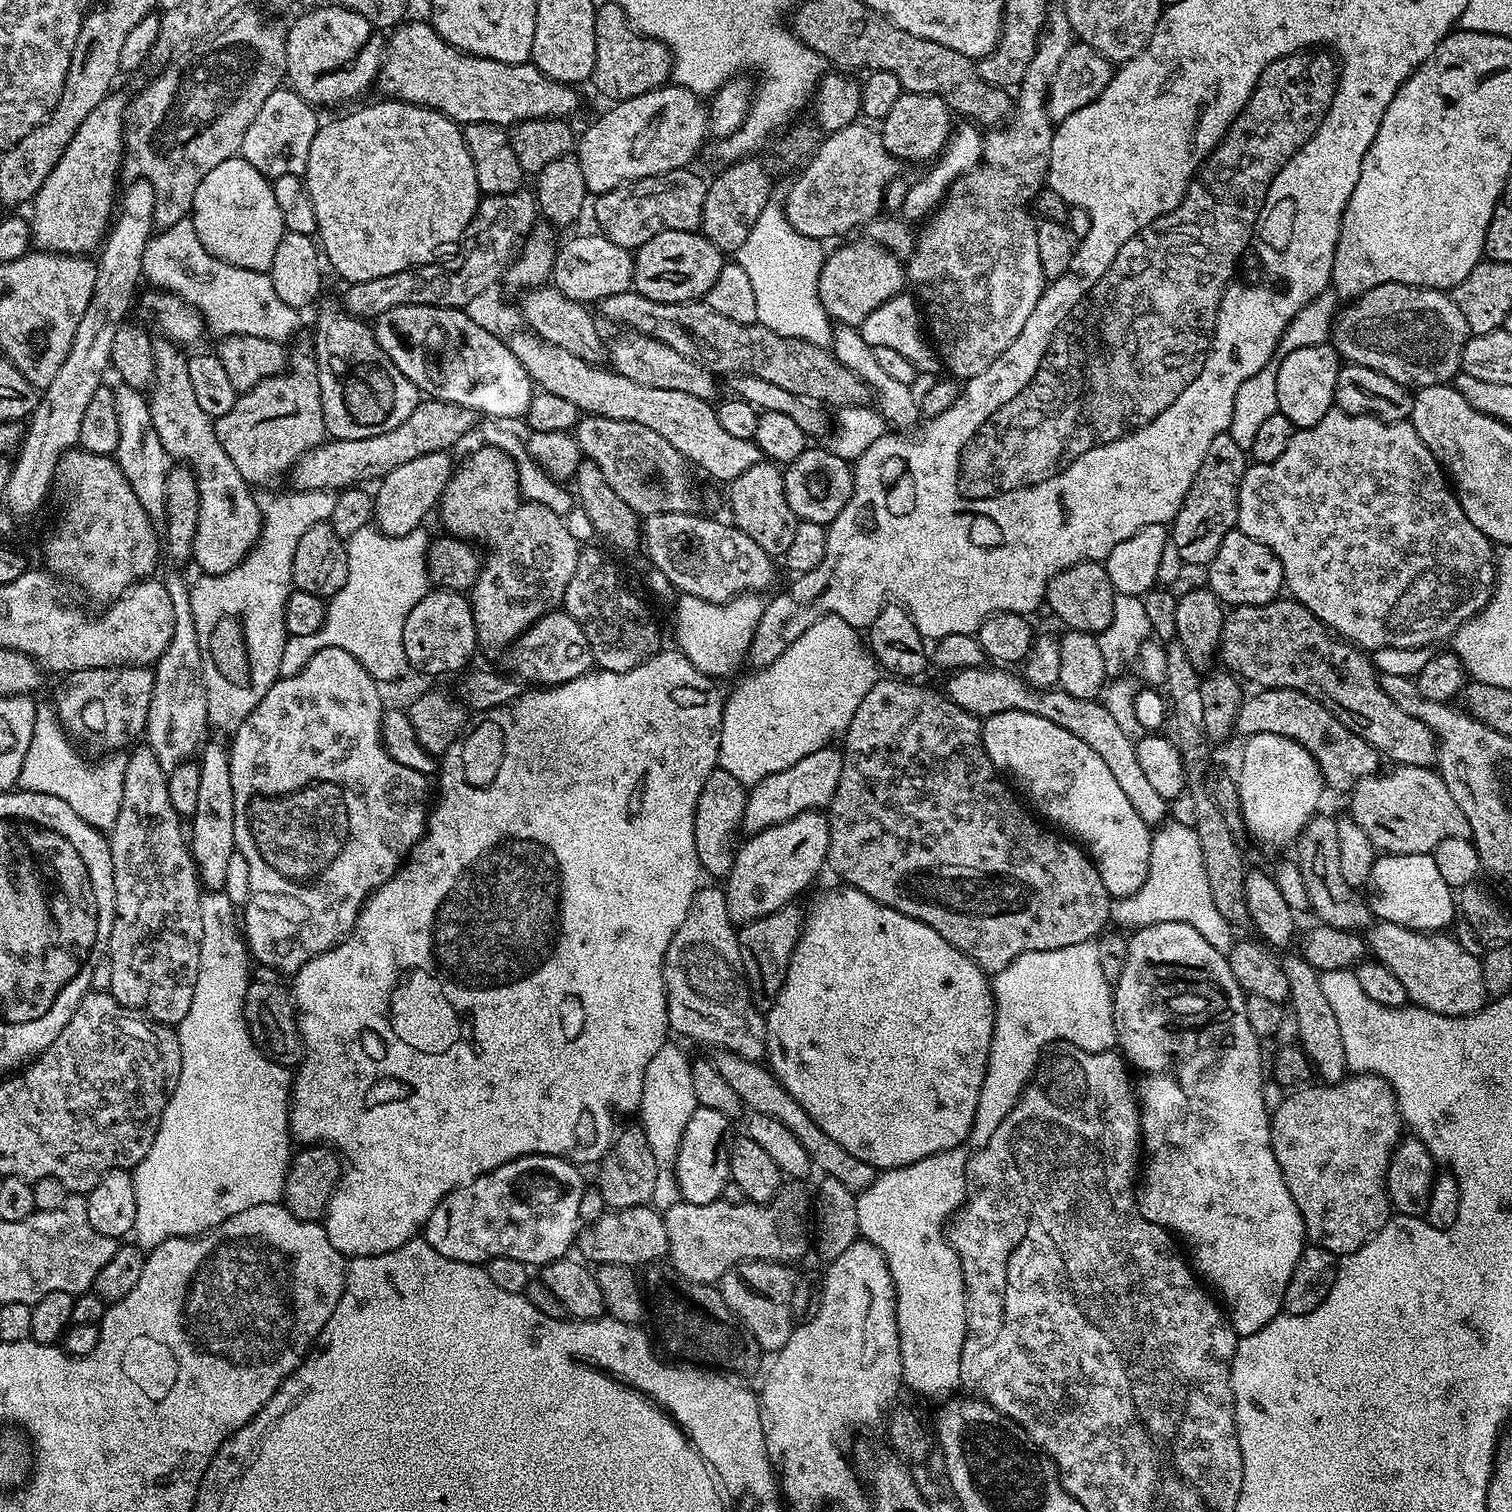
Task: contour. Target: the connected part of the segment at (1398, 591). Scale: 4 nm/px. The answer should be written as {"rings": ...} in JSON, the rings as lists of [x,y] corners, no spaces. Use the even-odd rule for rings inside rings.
{"rings":[[[1333,407],[1331,412],[1326,413],[1314,426],[1302,428],[1293,431],[1290,438],[1290,446],[1286,446],[1286,451],[1282,453],[1282,458],[1274,458],[1274,462],[1269,464],[1249,463],[1244,470],[1244,477],[1240,483],[1240,509],[1238,510],[1238,518],[1236,519],[1239,531],[1250,534],[1250,538],[1254,538],[1258,542],[1262,542],[1269,548],[1280,560],[1280,565],[1284,571],[1284,588],[1289,592],[1291,599],[1296,600],[1302,606],[1306,606],[1318,617],[1322,623],[1328,625],[1333,633],[1339,634],[1343,639],[1359,646],[1364,650],[1375,650],[1378,648],[1410,648],[1413,650],[1424,650],[1427,644],[1436,644],[1439,640],[1455,637],[1456,631],[1468,623],[1472,617],[1476,616],[1488,605],[1488,599],[1492,597],[1496,586],[1496,577],[1498,575],[1498,556],[1494,551],[1494,545],[1491,540],[1486,538],[1486,534],[1482,534],[1482,530],[1478,530],[1478,526],[1474,526],[1474,522],[1470,522],[1470,518],[1466,518],[1466,514],[1460,505],[1460,497],[1450,487],[1449,477],[1446,475],[1445,469],[1434,458],[1434,454],[1422,442],[1422,438],[1418,438],[1418,434],[1414,430],[1411,422],[1402,420],[1382,420],[1379,416],[1373,414],[1353,414],[1344,412],[1340,407]]]}

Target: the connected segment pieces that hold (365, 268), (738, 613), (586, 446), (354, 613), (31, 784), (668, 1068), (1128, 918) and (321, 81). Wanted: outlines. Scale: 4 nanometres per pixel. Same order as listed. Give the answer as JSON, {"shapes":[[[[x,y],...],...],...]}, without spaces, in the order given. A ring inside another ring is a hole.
{"shapes":[[[[387,98],[381,104],[368,104],[365,108],[360,108],[357,112],[352,112],[349,116],[340,116],[337,120],[332,120],[329,124],[321,123],[316,129],[314,134],[314,142],[310,142],[310,158],[308,159],[308,171],[306,173],[306,183],[308,185],[308,193],[310,198],[314,202],[314,214],[316,215],[316,230],[318,233],[318,244],[322,249],[323,255],[326,257],[328,255],[328,260],[332,263],[332,268],[341,276],[342,279],[348,280],[349,285],[357,284],[358,282],[366,282],[367,280],[373,280],[374,278],[386,278],[386,274],[398,274],[402,270],[407,268],[417,268],[420,264],[430,264],[437,259],[436,251],[439,250],[443,244],[452,244],[464,231],[468,228],[468,223],[471,222],[475,216],[478,216],[478,209],[480,206],[480,201],[482,199],[482,193],[478,182],[476,181],[476,175],[474,174],[474,162],[472,161],[472,156],[466,150],[464,145],[464,133],[458,127],[456,121],[449,118],[449,116],[444,116],[441,112],[435,112],[433,108],[423,108],[421,104],[408,104],[405,100],[397,100],[395,98]]],[[[697,596],[679,597],[676,604],[676,640],[679,651],[694,665],[699,672],[713,678],[719,677],[719,672],[727,666],[728,660],[736,656],[744,648],[744,643],[753,637],[758,608],[747,604],[747,599],[737,598],[726,604],[714,604]],[[722,640],[722,644],[716,644]]],[[[587,415],[577,423],[574,439],[583,455],[596,463],[610,490],[614,490],[633,513],[641,512],[641,517],[647,518],[659,512],[695,513],[699,509],[696,507],[700,504],[700,496],[692,481],[693,469],[657,431],[632,421]]],[[[369,526],[357,532],[346,542],[348,550],[348,577],[346,586],[338,590],[340,600],[348,600],[348,616],[344,616],[344,628],[368,628],[368,624],[380,624],[380,632],[388,632],[388,640],[396,640],[402,636],[402,626],[406,626],[406,618],[424,595],[430,591],[428,579],[428,548],[430,536],[423,532],[423,527],[416,527],[404,536],[390,536],[379,527]]],[[[43,702],[36,705],[36,721],[30,750],[20,771],[19,787],[25,792],[41,792],[62,798],[83,820],[90,820],[104,830],[111,830],[122,806],[127,759],[87,760],[64,733],[65,725],[57,709]]],[[[665,1042],[658,1050],[658,1054],[654,1054],[654,1058],[650,1058],[650,1062],[644,1071],[644,1081],[638,1090],[638,1096],[640,1096],[640,1126],[638,1128],[645,1136],[647,1149],[651,1152],[652,1162],[656,1167],[651,1203],[660,1210],[668,1208],[671,1204],[677,1203],[681,1199],[680,1187],[676,1183],[676,1173],[673,1168],[676,1163],[676,1155],[680,1150],[682,1134],[686,1130],[686,1122],[690,1122],[690,1114],[694,1114],[694,1110],[698,1106],[694,1098],[692,1065],[689,1057],[684,1057],[683,1050],[672,1043]]],[[[1170,820],[1161,823],[1152,833],[1146,882],[1142,882],[1133,896],[1117,899],[1111,905],[1111,915],[1115,919],[1117,916],[1124,924],[1132,924],[1133,929],[1162,922],[1185,924],[1198,930],[1198,934],[1202,934],[1202,938],[1206,938],[1206,942],[1210,942],[1214,950],[1227,954],[1234,943],[1234,931],[1214,906],[1196,829],[1191,823]]],[[[339,3],[327,4],[297,15],[293,19],[292,29],[288,32],[286,44],[287,83],[293,91],[313,106],[344,104],[347,100],[362,95],[381,75],[386,51],[385,33],[375,24],[362,18],[362,14],[340,7]]]]}

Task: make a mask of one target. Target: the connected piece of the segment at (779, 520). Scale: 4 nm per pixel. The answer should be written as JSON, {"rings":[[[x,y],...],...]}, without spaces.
{"rings":[[[759,462],[738,474],[727,485],[728,508],[732,511],[731,523],[742,534],[748,535],[773,558],[782,558],[790,542],[794,539],[794,530],[798,523],[790,502],[786,502],[784,473],[775,463]]]}

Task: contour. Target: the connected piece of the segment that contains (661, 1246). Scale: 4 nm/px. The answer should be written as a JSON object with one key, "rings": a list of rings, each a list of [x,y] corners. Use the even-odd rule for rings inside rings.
{"rings":[[[652,1206],[605,1211],[601,1219],[585,1232],[588,1233],[585,1236],[583,1233],[578,1248],[584,1251],[583,1259],[596,1266],[625,1264],[626,1267],[635,1269],[636,1264],[652,1264],[655,1260],[664,1260],[668,1255],[664,1217]]]}

